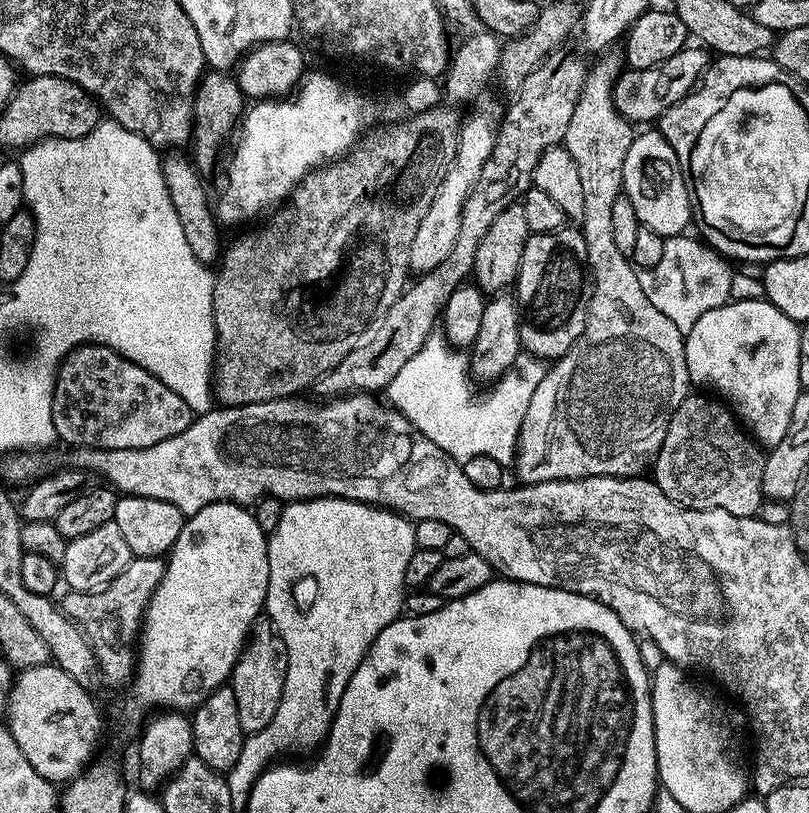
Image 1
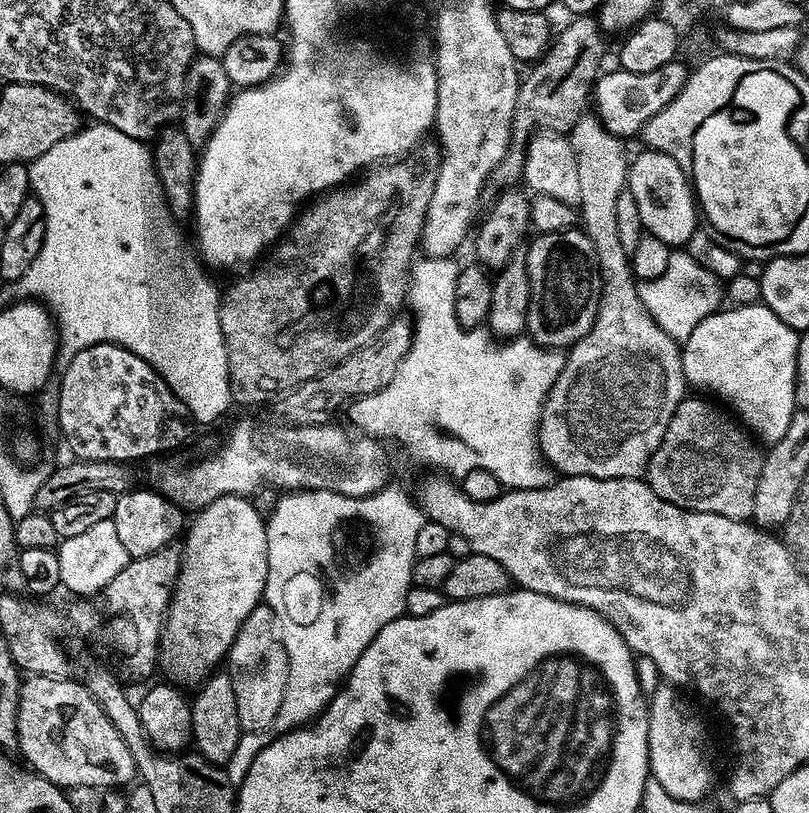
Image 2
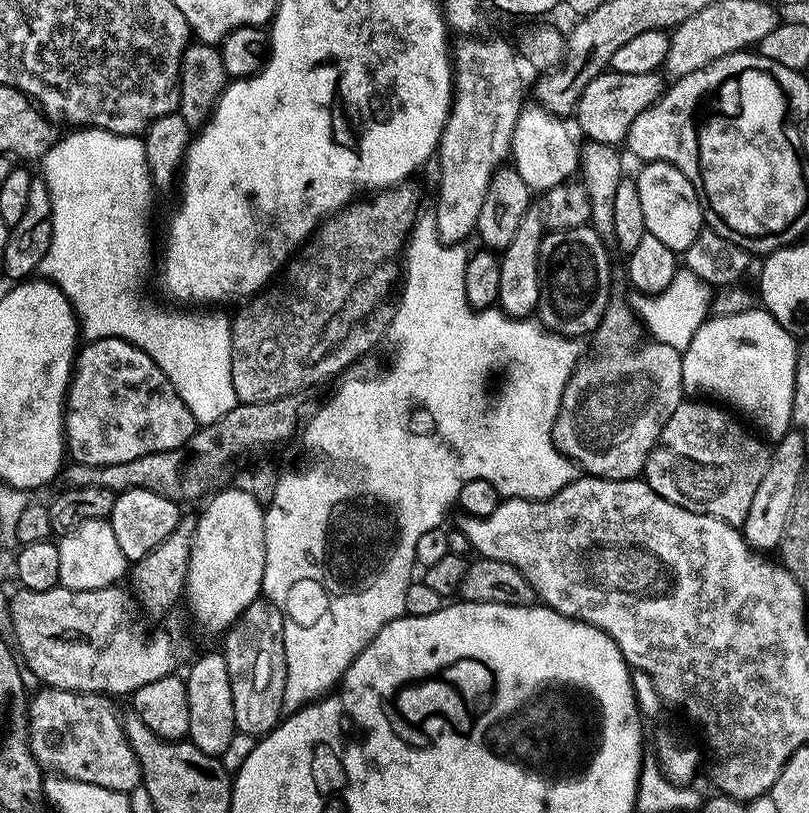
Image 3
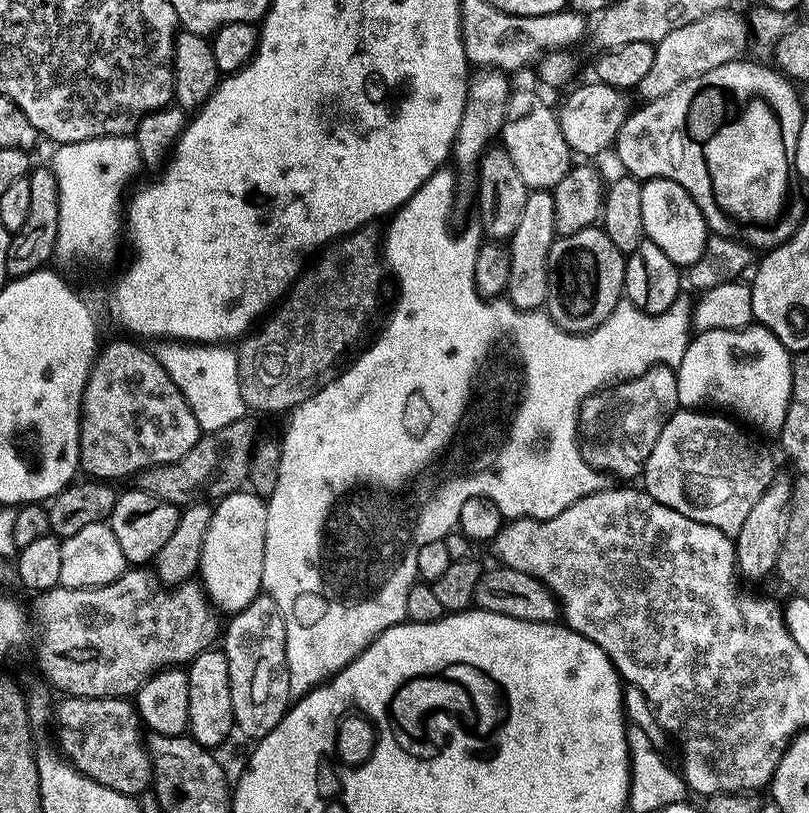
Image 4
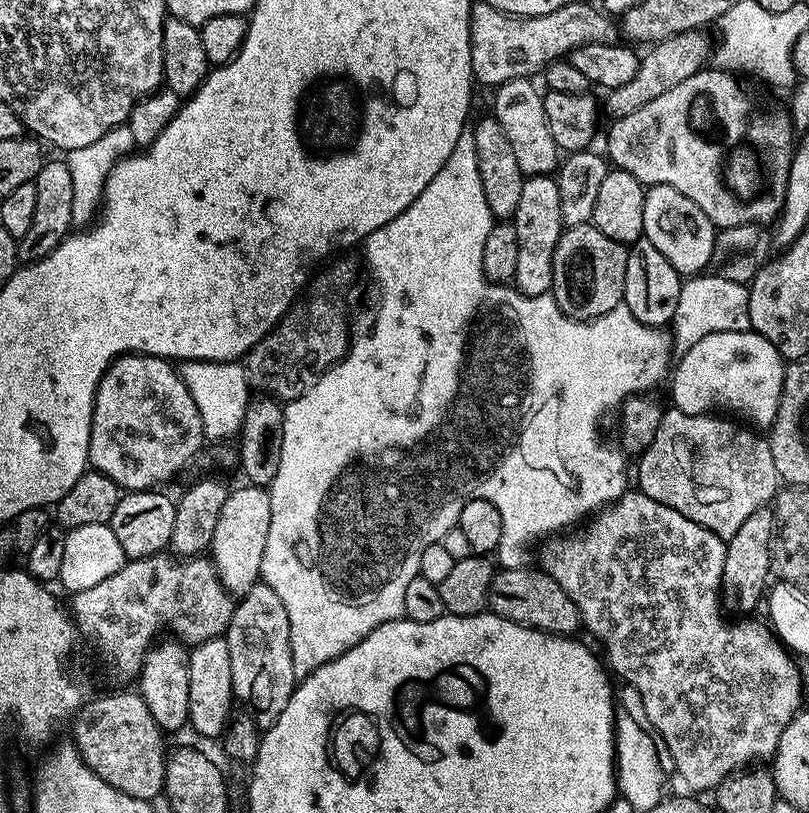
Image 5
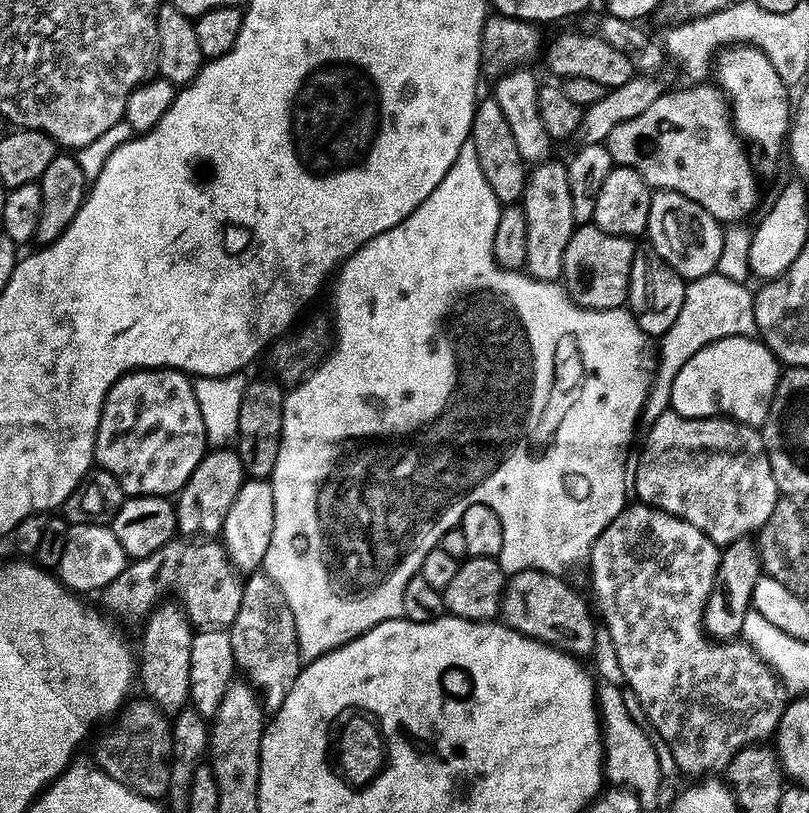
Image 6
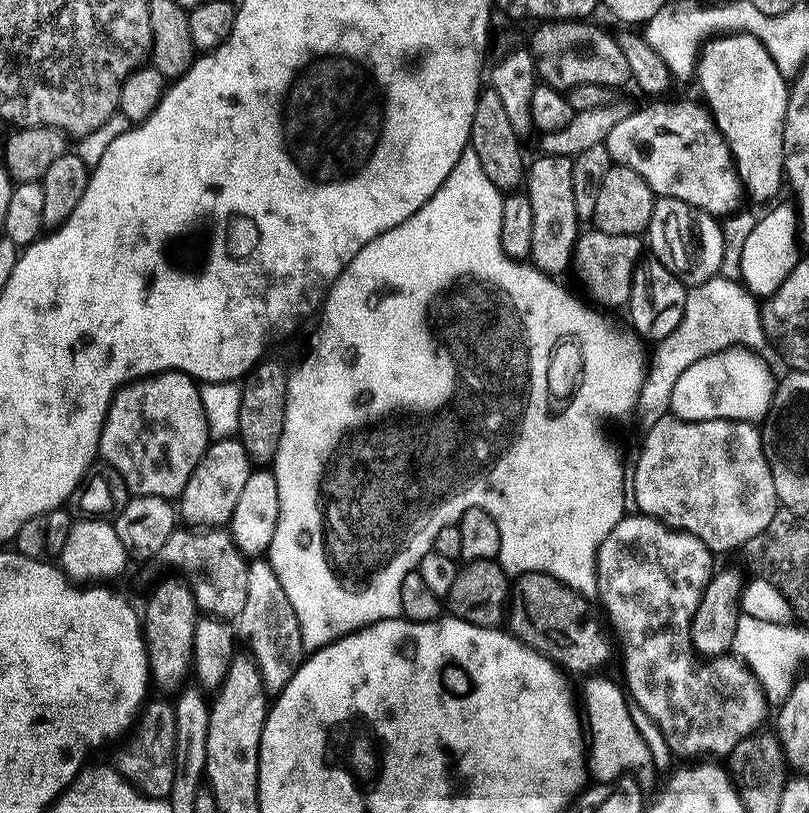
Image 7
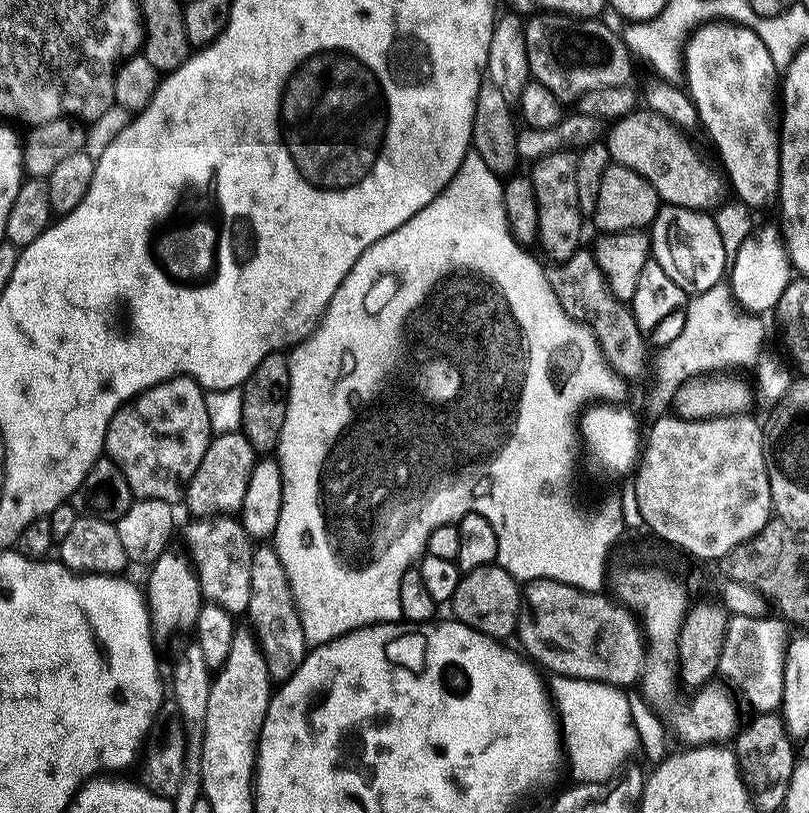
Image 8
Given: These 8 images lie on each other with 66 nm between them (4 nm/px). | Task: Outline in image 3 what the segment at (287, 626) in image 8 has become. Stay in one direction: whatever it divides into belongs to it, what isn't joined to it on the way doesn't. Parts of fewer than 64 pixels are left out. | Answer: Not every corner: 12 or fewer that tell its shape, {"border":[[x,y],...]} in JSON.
{"border":[[258,598],[223,637],[237,733],[282,719],[284,616]]}

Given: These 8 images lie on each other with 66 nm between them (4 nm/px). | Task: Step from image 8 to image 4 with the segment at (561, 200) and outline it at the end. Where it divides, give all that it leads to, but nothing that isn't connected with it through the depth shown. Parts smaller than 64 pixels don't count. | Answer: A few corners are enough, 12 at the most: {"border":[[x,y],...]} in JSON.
{"border":[[532,190],[507,241],[506,298],[527,312],[548,302],[555,240],[551,191]]}

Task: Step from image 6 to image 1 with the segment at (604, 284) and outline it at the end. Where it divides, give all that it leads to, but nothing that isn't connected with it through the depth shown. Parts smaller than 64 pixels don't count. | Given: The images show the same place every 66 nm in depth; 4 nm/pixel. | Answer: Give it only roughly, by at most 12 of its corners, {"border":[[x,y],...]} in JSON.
{"border":[[579,227],[534,232],[514,295],[527,355],[555,362],[586,326]]}

